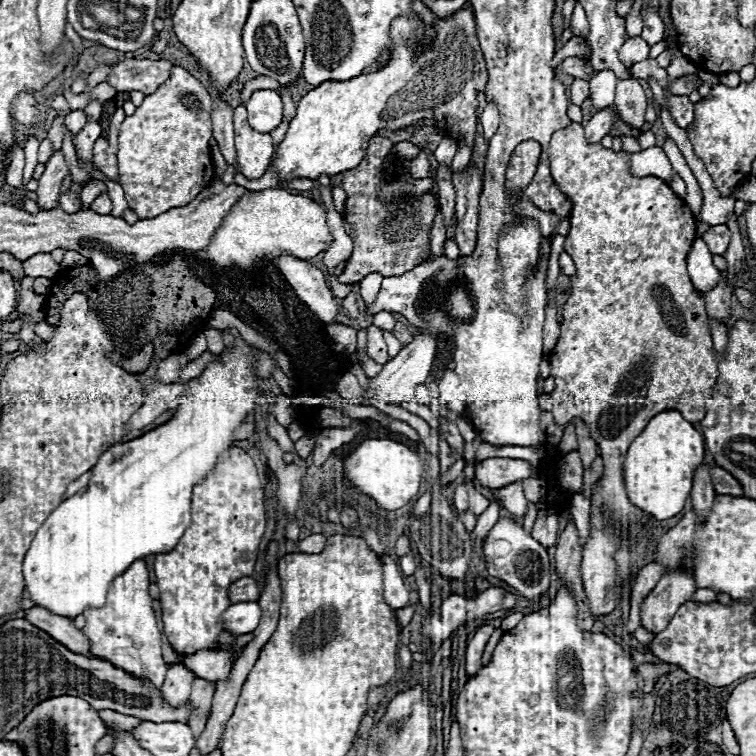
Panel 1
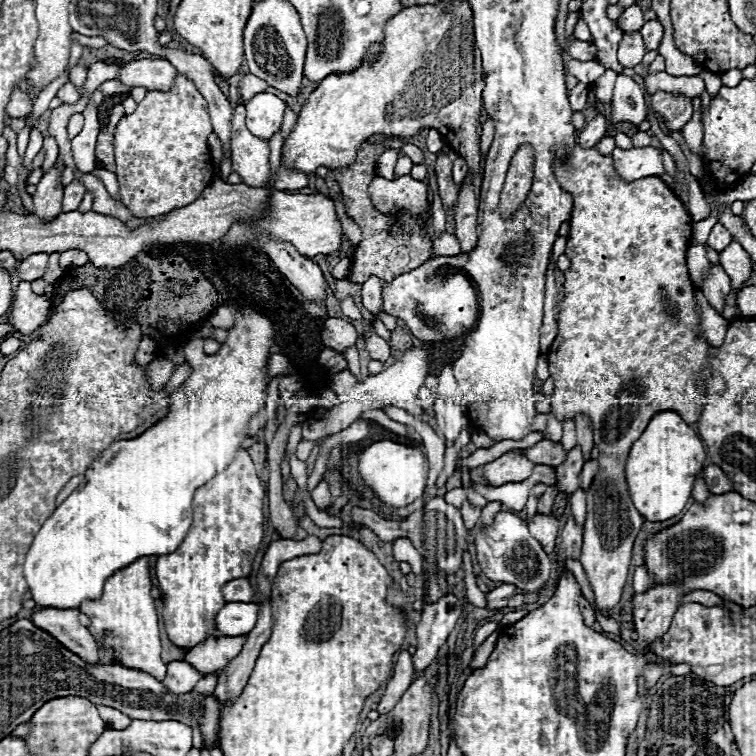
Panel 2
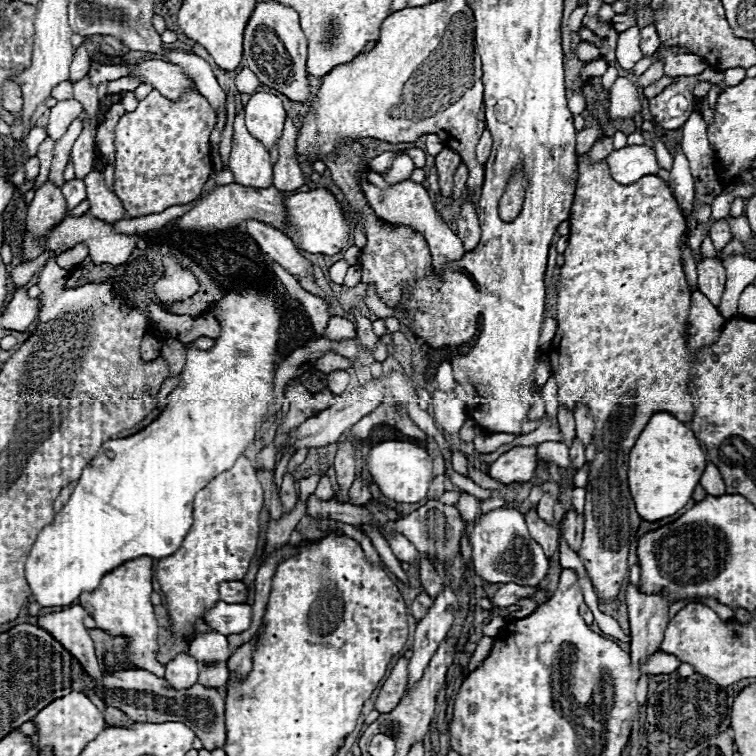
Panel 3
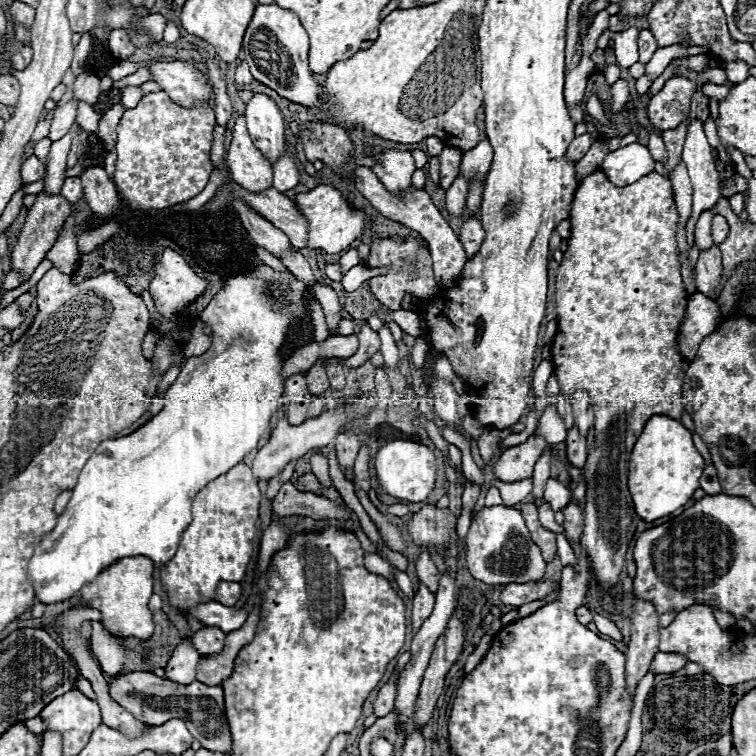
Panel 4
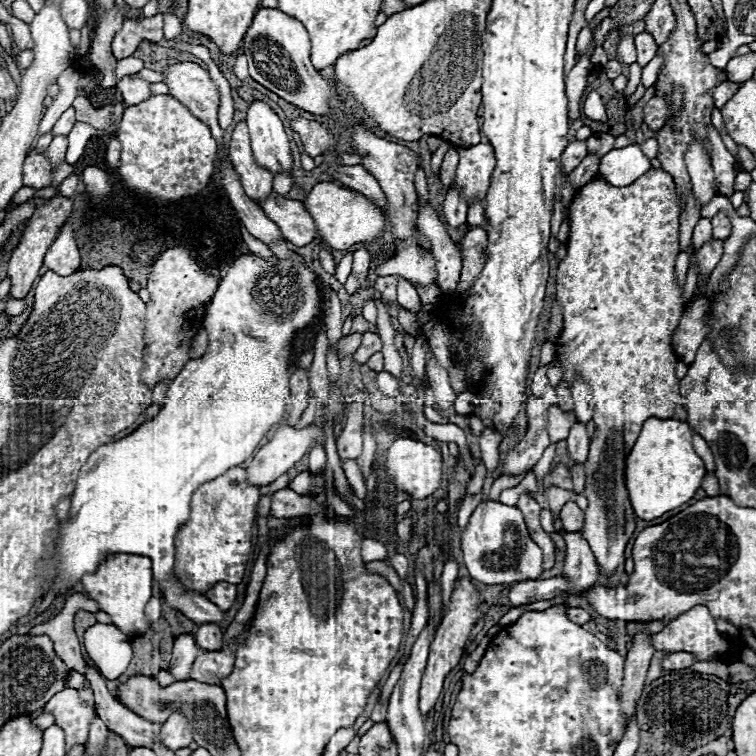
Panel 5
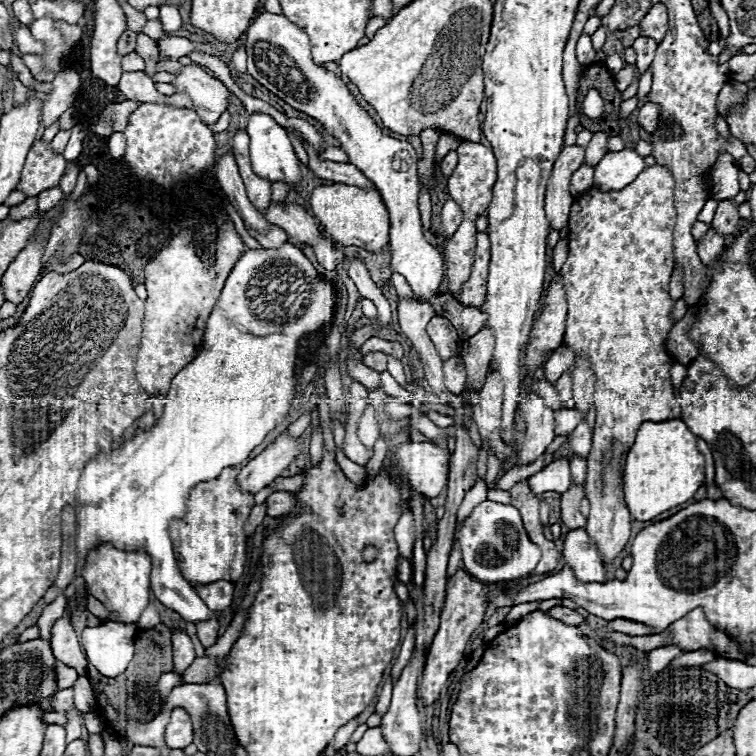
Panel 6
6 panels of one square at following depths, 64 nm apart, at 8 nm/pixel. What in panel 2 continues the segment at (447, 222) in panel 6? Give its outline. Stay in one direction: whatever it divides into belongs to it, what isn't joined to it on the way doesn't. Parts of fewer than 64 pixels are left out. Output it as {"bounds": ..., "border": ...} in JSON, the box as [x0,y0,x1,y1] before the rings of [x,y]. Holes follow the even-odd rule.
{"bounds":[452,156,468,184],"border":[[[456,156],[452,172],[454,172],[454,182],[456,182],[456,184],[462,184],[462,180],[464,180],[466,174],[468,174],[468,166],[466,166],[466,160],[464,160],[462,156]]]}

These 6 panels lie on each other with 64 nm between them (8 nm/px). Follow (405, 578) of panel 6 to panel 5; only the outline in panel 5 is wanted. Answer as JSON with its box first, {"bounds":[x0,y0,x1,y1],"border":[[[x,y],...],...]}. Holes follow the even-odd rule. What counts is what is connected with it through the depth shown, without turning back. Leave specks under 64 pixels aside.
{"bounds":[389,553,409,578],"border":[[[398,553],[394,554],[389,558],[389,561],[400,578],[407,577],[409,561],[404,555]]]}

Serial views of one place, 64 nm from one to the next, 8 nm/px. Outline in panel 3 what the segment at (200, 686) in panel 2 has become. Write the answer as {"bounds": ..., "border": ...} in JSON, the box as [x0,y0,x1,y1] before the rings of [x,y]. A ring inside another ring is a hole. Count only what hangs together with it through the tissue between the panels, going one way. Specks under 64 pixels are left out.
{"bounds":[198,664,228,688],"border":[[[214,664],[214,666],[202,666],[200,670],[200,676],[198,676],[198,682],[206,688],[220,688],[228,682],[228,668],[226,664]]]}

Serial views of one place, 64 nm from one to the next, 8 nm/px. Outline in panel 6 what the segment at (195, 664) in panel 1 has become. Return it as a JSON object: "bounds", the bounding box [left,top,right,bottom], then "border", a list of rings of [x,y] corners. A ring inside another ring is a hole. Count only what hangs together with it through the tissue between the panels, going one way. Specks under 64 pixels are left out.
{"bounds":[196,618,218,648],"border":[[[210,618],[206,622],[196,622],[196,628],[198,628],[198,638],[204,648],[210,648],[216,644],[218,640],[218,620],[216,618]]]}

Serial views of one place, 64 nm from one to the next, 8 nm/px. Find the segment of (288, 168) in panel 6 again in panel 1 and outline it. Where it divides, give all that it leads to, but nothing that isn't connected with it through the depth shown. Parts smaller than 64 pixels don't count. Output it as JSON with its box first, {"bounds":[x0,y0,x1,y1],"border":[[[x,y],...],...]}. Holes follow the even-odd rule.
{"bounds":[246,90,282,132],"border":[[[256,90],[246,102],[248,122],[256,132],[272,132],[282,122],[282,100],[278,92]]]}

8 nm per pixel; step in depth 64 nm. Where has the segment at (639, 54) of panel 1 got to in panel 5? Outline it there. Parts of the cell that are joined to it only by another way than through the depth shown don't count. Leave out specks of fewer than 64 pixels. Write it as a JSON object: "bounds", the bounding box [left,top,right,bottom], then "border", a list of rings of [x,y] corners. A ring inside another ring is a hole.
{"bounds":[618,34,636,64],"border":[[[626,34],[618,42],[618,60],[622,64],[632,64],[636,62],[636,46],[634,46],[634,36]]]}

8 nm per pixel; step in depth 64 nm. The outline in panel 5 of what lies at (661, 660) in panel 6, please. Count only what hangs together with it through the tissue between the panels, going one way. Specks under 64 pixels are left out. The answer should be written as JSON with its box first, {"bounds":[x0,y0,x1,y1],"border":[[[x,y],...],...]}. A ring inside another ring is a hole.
{"bounds":[646,652,668,684],"border":[[[656,652],[654,654],[654,660],[650,664],[650,670],[648,670],[648,676],[646,676],[646,684],[650,684],[652,680],[656,680],[656,676],[660,676],[660,658],[664,658],[668,652]]]}

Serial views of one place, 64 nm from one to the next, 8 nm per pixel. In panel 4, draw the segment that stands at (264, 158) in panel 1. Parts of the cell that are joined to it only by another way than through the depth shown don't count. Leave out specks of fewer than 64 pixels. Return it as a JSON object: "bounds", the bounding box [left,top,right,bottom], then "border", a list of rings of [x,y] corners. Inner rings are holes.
{"bounds":[226,116,272,192],"border":[[[244,116],[236,120],[226,166],[230,168],[232,180],[250,192],[262,192],[272,186],[272,164],[264,160],[264,154],[248,136]]]}

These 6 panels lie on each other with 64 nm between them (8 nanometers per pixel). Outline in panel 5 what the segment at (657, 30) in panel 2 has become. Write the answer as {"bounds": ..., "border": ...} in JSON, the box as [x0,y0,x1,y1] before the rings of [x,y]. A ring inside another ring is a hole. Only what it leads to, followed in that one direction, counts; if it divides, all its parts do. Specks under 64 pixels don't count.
{"bounds":[634,32,658,68],"border":[[[648,32],[636,34],[634,42],[636,42],[636,48],[638,48],[638,64],[644,68],[644,66],[656,56],[658,44],[654,42],[654,38],[652,38]]]}

